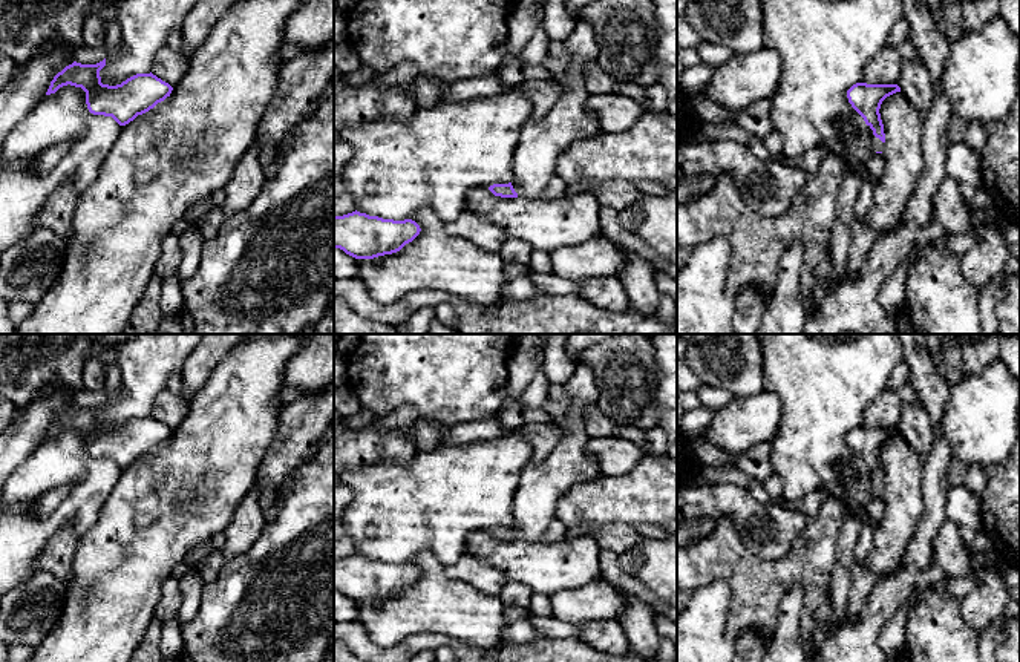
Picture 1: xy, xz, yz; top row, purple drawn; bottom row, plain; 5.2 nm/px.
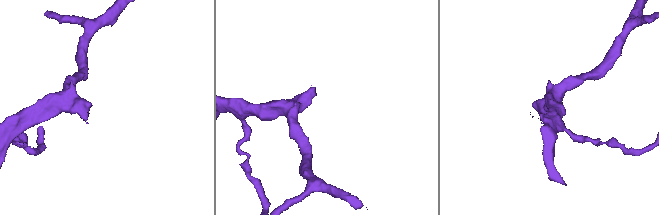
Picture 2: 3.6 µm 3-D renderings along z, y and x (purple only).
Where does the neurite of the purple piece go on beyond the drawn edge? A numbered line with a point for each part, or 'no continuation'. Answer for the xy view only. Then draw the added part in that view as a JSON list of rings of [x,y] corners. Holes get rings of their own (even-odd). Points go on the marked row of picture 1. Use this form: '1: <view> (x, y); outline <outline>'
no continuation

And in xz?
1: xz (542, 140); outline [[[576,23],[564,40],[568,64],[559,83],[559,97],[541,118],[530,116],[513,152],[512,185],[519,198],[539,199],[556,175],[557,158],[576,141],[600,133],[597,116],[587,109],[591,93],[584,70],[597,60],[599,46],[588,23]]]

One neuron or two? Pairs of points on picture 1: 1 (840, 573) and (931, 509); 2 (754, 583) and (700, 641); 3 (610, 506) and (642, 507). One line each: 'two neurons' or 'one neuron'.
1: two neurons
2: two neurons
3: one neuron

